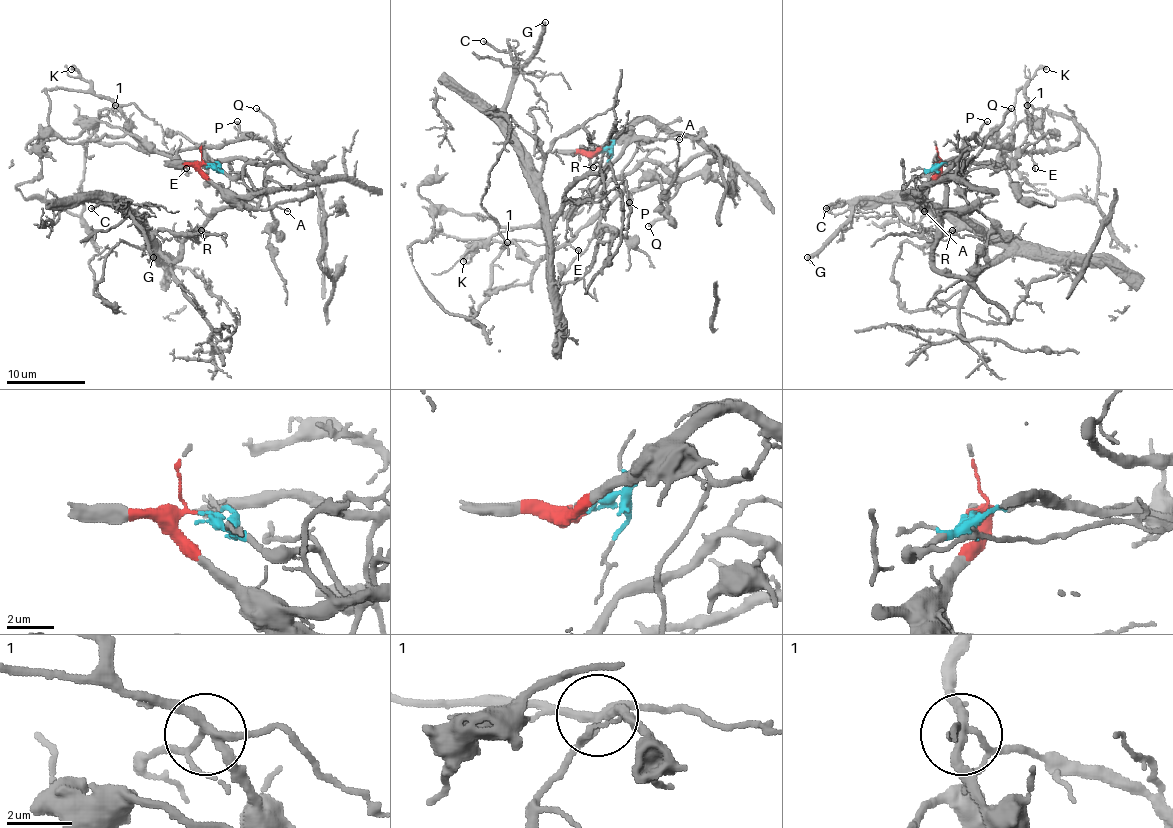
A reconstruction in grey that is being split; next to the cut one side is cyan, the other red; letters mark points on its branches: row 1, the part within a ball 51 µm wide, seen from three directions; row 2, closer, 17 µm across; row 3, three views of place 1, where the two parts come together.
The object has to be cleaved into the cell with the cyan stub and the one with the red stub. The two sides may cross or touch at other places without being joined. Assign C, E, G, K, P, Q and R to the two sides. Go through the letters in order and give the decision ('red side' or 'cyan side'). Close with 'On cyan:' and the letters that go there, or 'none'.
C: cyan side
E: red side
G: cyan side
K: red side
P: red side
Q: red side
R: cyan side
On cyan: C, G, R

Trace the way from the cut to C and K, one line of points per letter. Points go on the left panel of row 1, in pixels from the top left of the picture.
C: (207, 163), (248, 179), (260, 200), (224, 206), (173, 262), (114, 200), (120, 200), (90, 208)
K: (207, 163), (201, 169), (236, 195), (297, 189), (313, 181), (254, 137), (149, 151), (122, 112), (71, 68)

